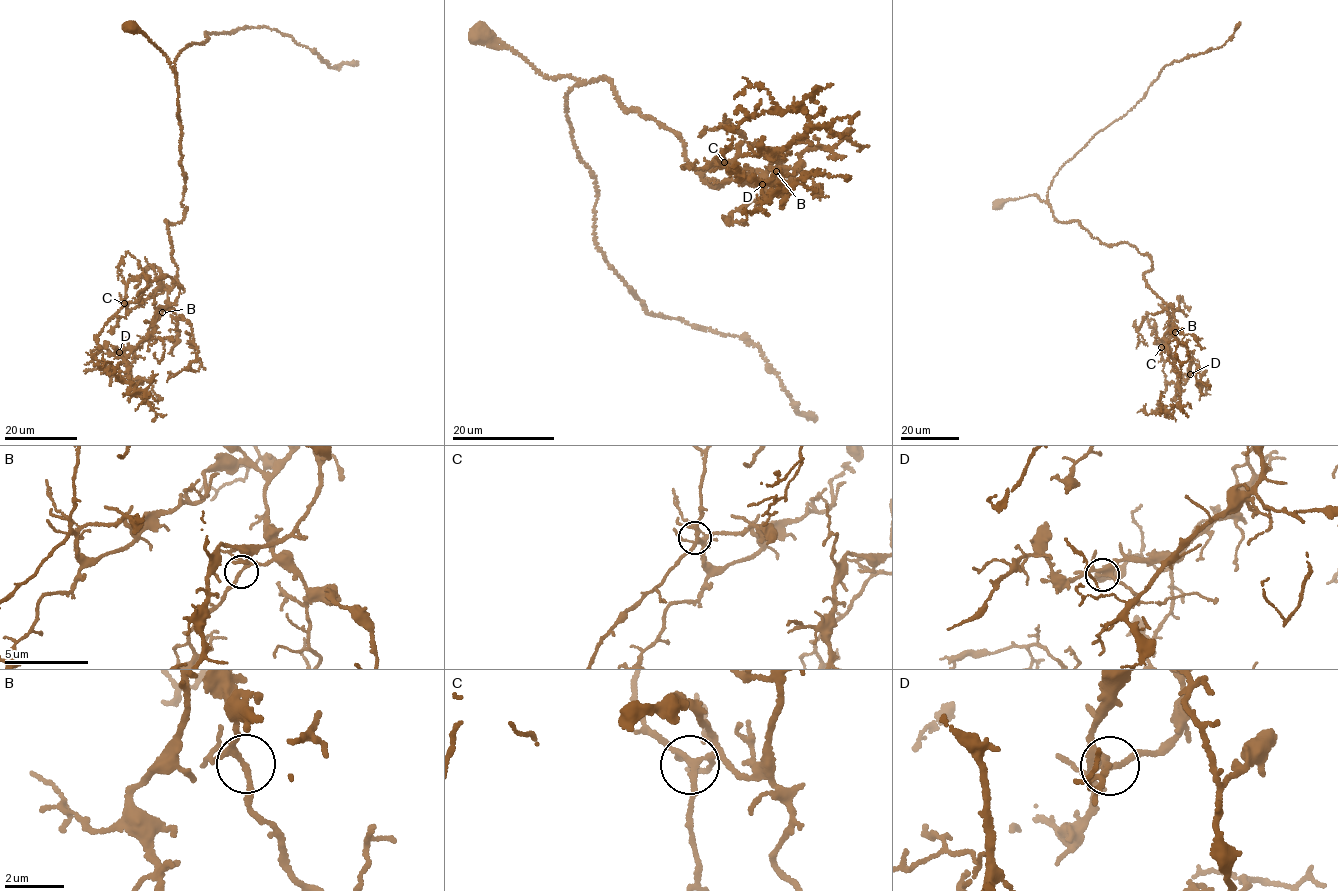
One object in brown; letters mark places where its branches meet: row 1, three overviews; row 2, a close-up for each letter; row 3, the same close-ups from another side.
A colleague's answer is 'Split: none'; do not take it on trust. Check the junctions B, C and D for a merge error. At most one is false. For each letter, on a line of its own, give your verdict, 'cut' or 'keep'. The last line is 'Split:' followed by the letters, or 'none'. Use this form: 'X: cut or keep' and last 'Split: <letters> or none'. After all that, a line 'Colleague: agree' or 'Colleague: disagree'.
B: keep
C: keep
D: keep
Split: none
Colleague: agree

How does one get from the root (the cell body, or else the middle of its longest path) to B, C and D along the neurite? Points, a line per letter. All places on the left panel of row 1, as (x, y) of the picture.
B: (132, 26), (163, 51), (176, 79), (185, 210), (179, 222), (165, 221), (177, 275), (162, 312)
C: (132, 26), (174, 72), (185, 210), (179, 222), (165, 221), (173, 287), (131, 309), (124, 303)
D: (132, 26), (174, 72), (185, 210), (179, 222), (165, 221), (177, 270), (169, 309), (136, 348), (119, 352)

